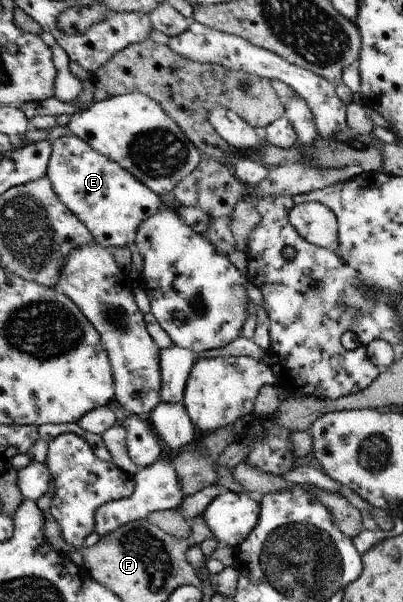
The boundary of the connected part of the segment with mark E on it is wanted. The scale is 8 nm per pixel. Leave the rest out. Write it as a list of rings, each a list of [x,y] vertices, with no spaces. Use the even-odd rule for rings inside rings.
[[[67,135],[52,142],[46,176],[55,183],[59,199],[88,228],[94,241],[104,248],[131,247],[136,243],[139,226],[161,208],[161,199],[142,180],[91,147],[86,140]]]

